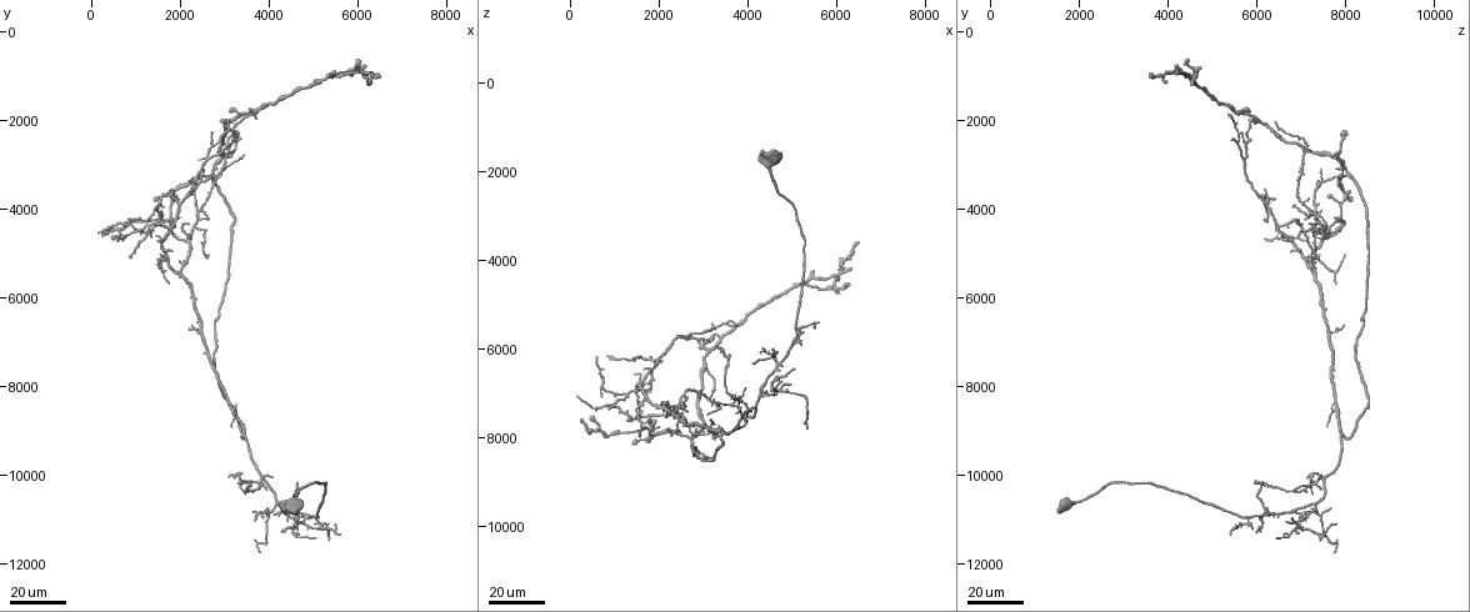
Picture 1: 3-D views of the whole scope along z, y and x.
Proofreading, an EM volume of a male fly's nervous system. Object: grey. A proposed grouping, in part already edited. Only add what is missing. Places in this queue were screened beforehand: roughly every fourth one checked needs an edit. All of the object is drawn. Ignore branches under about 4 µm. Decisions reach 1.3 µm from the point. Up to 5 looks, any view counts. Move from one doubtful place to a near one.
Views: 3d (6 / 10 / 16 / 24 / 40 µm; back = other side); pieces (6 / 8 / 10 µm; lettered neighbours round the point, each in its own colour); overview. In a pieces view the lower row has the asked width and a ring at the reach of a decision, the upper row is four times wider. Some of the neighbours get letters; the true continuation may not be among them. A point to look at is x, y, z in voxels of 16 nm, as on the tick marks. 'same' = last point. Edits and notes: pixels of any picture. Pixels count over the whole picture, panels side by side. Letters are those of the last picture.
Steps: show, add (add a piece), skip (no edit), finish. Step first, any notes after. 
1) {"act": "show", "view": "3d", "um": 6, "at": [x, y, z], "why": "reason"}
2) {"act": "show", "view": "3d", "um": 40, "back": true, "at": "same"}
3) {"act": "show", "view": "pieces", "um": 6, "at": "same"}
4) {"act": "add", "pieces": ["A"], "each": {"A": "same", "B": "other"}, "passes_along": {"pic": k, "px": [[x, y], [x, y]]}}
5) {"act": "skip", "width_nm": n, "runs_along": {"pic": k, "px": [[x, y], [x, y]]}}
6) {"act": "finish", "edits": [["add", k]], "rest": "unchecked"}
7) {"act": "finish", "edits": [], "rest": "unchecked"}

{"act": "show", "view": "3d", "um": 24, "at": [2950, 2000, 5900], "why": "branch stops here"}

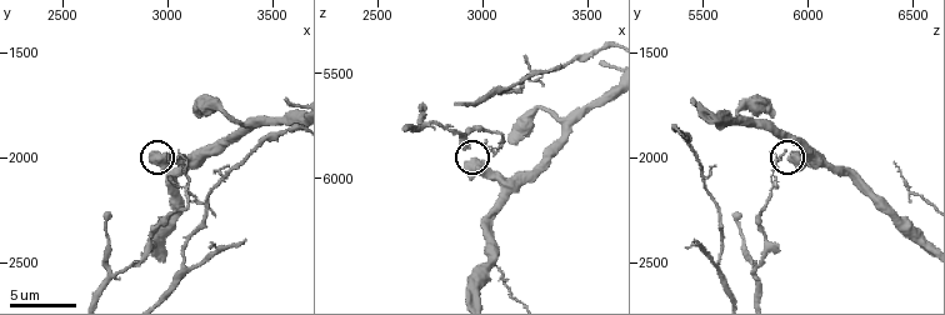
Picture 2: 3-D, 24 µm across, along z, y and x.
{"act": "show", "view": "pieces", "um": 6, "at": [2930, 1990, 5940]}

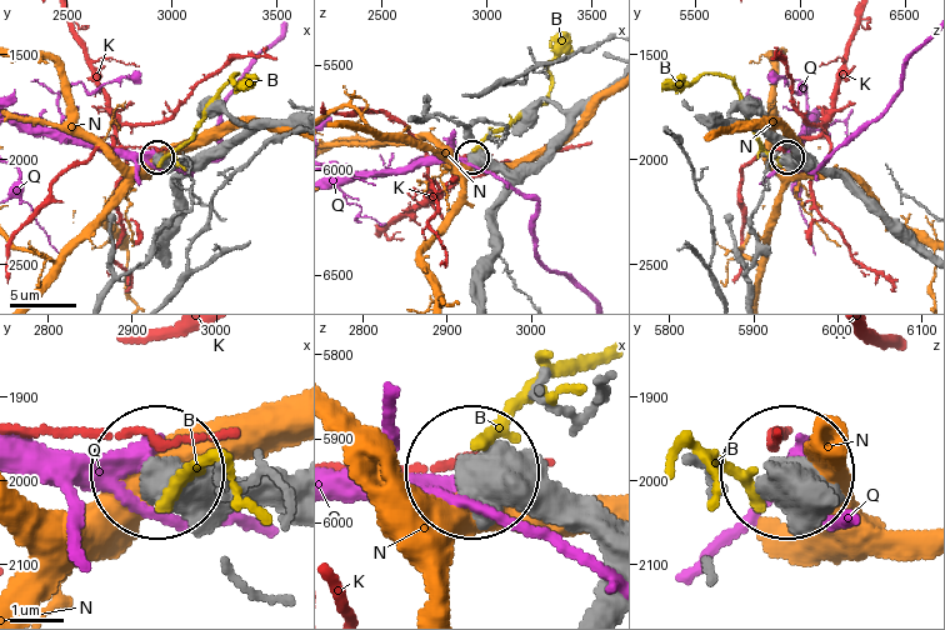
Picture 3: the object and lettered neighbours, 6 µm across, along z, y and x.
{"act": "skip", "each": {"B": "other", "K": "other", "N": "other", "Q": "other"}, "found": "none of them fits"}

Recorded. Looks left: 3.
{"act": "show", "view": "3d", "um": 24, "at": [3700, 1950, 5450], "why": "free end"}

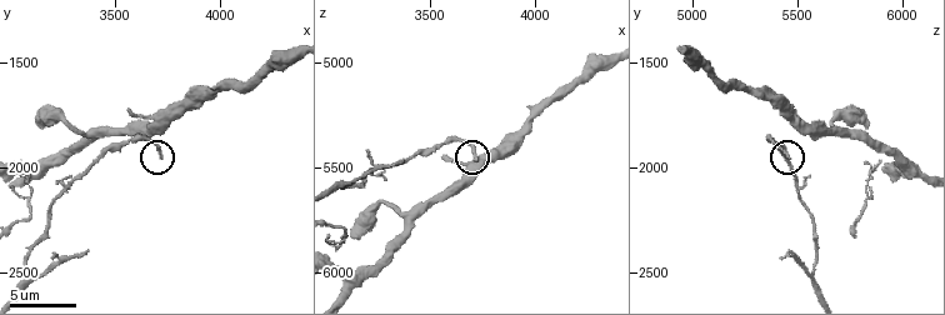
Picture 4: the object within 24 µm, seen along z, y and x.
{"act": "show", "view": "3d", "um": 10, "at": [3720, 1940, 5440], "why": "zoom in"}

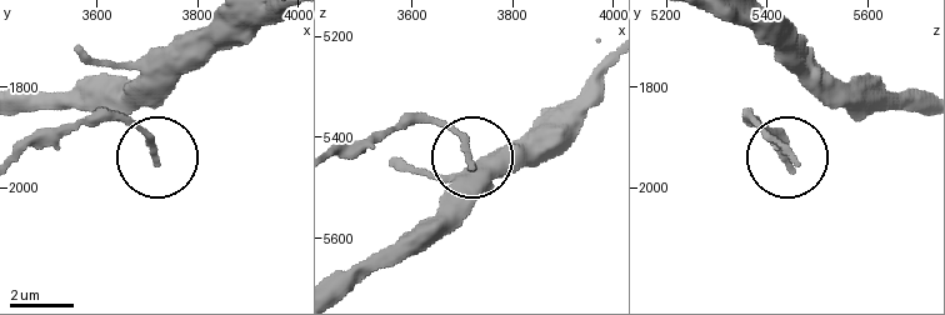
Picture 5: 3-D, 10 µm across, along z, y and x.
{"act": "show", "view": "pieces", "um": 8, "at": [3720, 1945, 5445]}

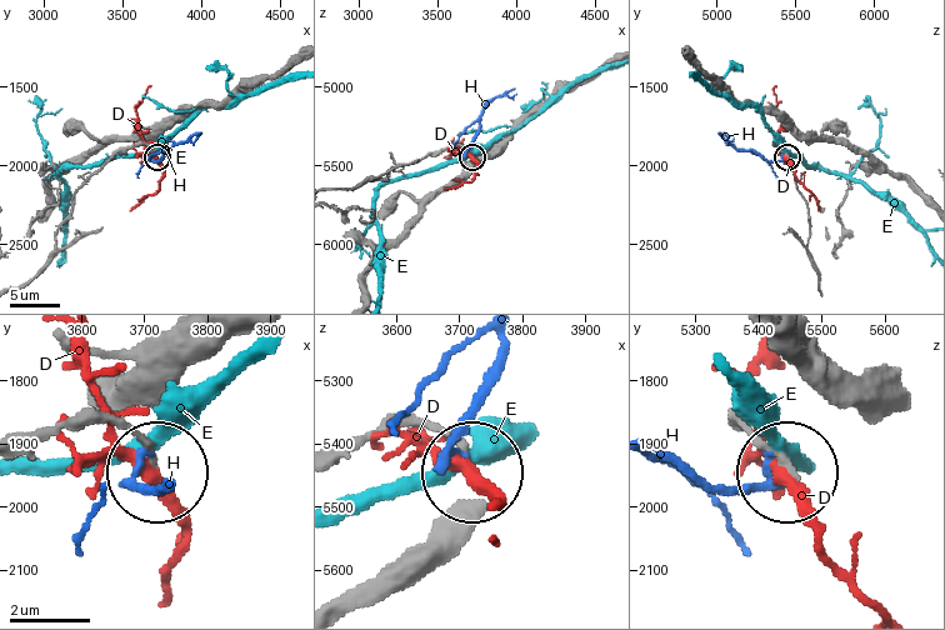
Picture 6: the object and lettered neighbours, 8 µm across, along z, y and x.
{"act": "skip", "each": {"D": "other", "E": "other", "H": "other"}, "runs_along": {"pic": 6, "px": [[813, 255], [805, 199], [774, 145], [786, 158]]}, "found": "no lettered piece goes on from it"}

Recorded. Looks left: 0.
{"act": "finish", "edits": [], "rest": "unchecked"}

